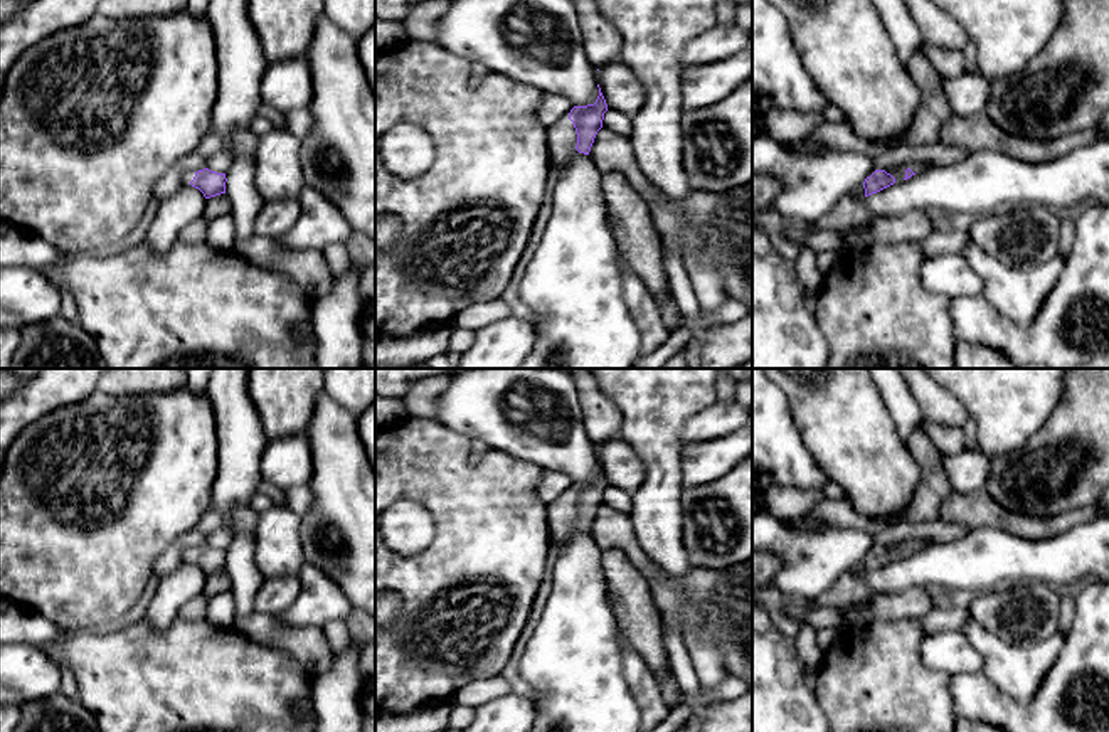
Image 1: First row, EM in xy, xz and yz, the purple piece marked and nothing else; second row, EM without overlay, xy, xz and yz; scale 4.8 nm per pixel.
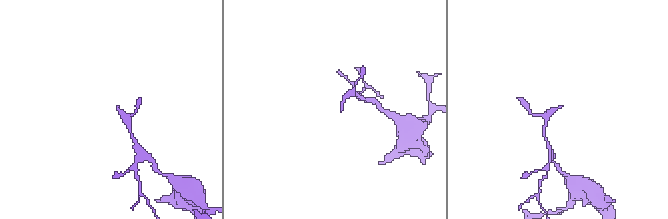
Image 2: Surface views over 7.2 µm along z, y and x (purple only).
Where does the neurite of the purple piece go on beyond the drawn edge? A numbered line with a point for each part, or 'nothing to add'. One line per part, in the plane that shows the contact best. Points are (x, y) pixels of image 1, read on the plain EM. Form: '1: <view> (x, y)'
1: xz (561, 514)

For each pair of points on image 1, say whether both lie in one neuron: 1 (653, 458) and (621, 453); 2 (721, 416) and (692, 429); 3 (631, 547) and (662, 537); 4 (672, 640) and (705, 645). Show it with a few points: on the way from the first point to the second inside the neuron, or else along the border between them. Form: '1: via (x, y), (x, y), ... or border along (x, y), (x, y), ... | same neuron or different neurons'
1: border along (618, 436), (643, 466), (643, 482), (631, 495) | different neurons
2: via (714, 421), (699, 426) | same neuron
3: border along (626, 514), (640, 547), (665, 572) | different neurons
4: border along (682, 638), (697, 678) | different neurons

